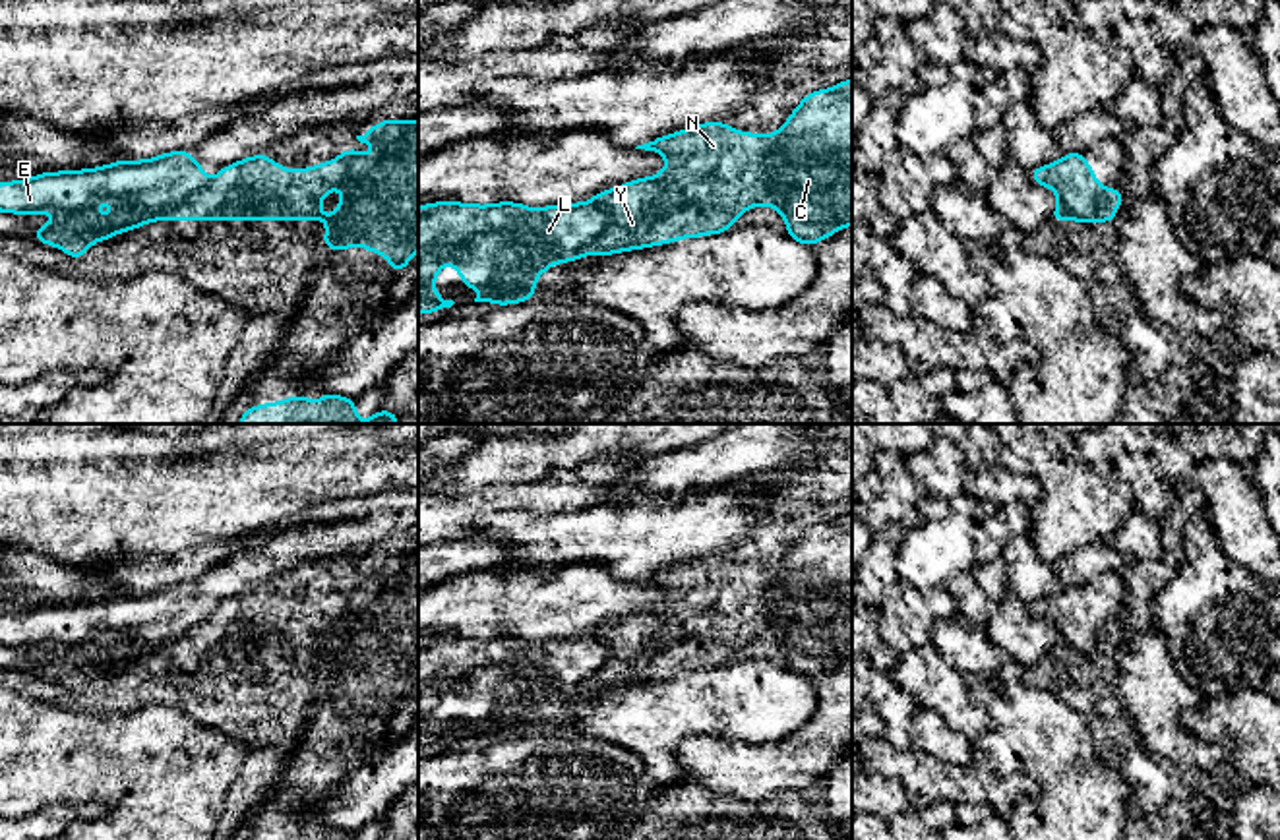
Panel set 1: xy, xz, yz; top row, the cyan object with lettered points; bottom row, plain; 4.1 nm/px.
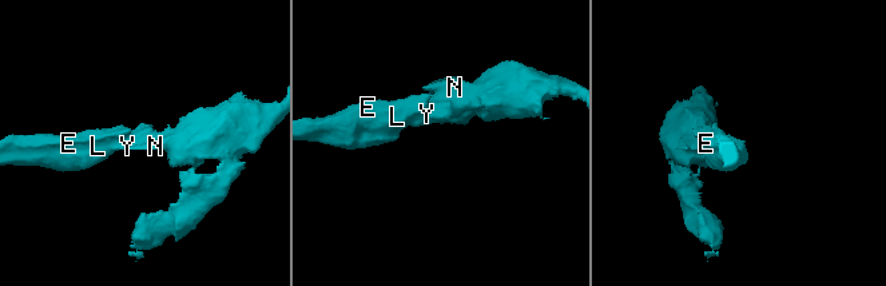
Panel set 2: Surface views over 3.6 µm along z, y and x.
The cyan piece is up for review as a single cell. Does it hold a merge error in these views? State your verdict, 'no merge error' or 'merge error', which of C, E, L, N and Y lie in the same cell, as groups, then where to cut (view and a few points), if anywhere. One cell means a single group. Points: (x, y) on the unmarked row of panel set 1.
merge error | C N Y / E L | xz (589, 633), (607, 647), (609, 659), (583, 686)

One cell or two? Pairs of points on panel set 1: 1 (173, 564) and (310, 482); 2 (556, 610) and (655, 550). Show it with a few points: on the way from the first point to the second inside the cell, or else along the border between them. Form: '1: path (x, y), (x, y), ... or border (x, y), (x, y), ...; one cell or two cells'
1: border (181, 552), (134, 554); two cells
2: border (568, 564), (599, 564), (616, 577), (634, 581); two cells

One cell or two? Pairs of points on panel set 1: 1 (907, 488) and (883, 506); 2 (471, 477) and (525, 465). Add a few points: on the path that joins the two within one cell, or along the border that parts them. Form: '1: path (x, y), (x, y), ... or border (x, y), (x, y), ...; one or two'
1: path (901, 494), (889, 506); one
2: path (485, 465), (512, 465); one

